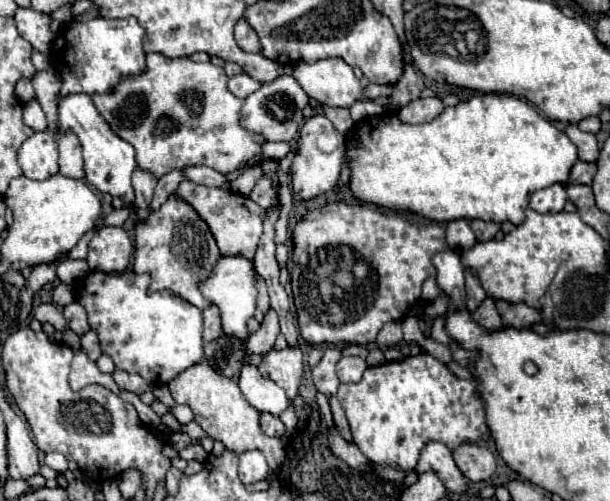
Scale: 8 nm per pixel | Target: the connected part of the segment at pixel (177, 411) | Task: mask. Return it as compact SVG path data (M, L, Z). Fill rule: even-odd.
M176 404L170 412L177 418L180 424L188 424L194 420L194 415L189 406Z

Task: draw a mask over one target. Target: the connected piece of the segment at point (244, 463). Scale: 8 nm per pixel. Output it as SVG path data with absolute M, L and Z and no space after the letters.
M250 450L250 452L244 452L240 454L240 468L238 468L238 474L240 474L240 480L244 484L256 484L260 480L266 480L274 470L266 464L266 458L262 456L262 452L258 450Z

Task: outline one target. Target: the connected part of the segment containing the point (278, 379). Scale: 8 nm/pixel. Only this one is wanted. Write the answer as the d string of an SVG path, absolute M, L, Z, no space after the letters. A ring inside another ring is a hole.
M286 346L282 350L272 348L262 356L258 370L262 372L262 376L270 378L280 388L284 388L288 398L294 400L304 376L302 352L298 346Z

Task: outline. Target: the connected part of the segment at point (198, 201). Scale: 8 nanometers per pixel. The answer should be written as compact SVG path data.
M184 180L178 186L176 196L180 200L186 200L186 204L190 204L202 216L202 220L206 220L222 256L246 256L248 260L252 260L256 246L260 242L260 236L262 236L262 220L264 220L262 216L266 214L262 206L254 204L248 196L236 194L232 190L200 186L188 180Z

